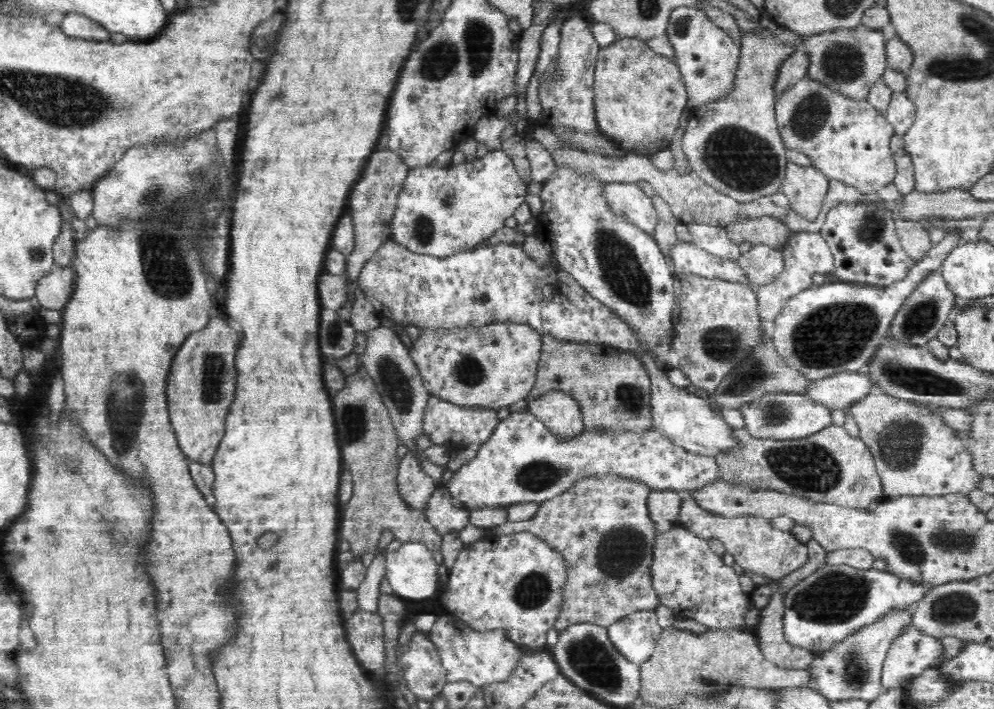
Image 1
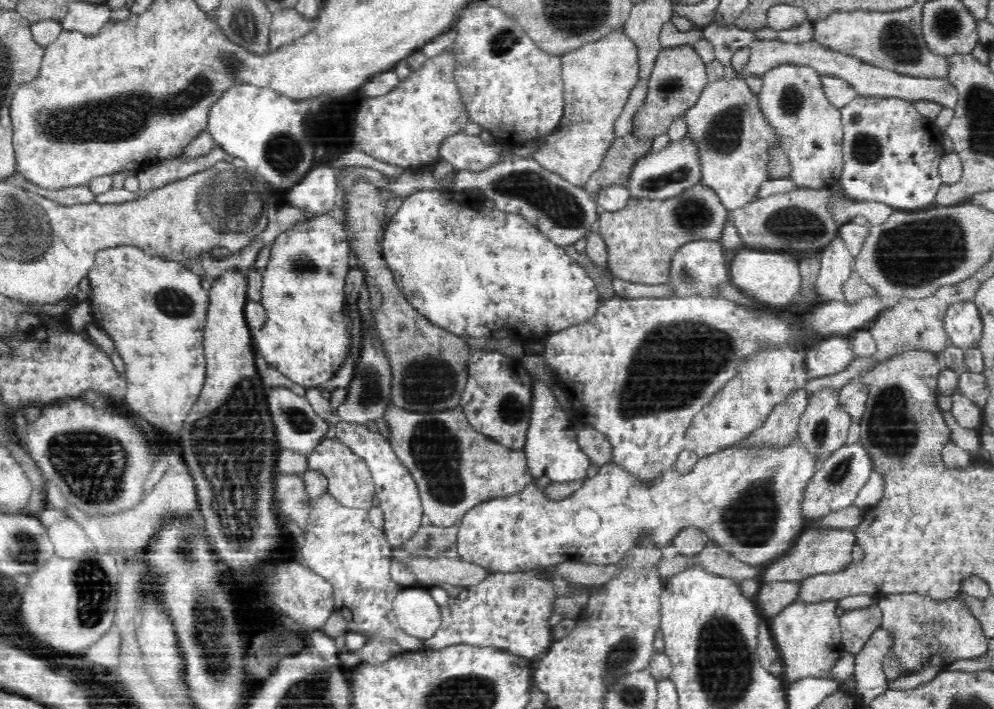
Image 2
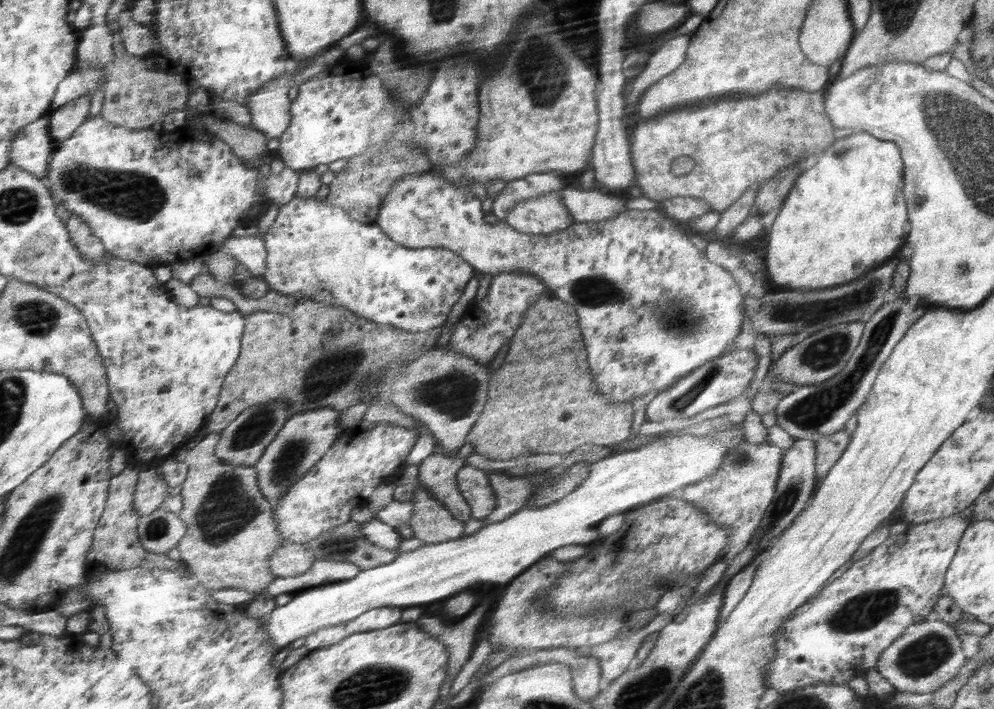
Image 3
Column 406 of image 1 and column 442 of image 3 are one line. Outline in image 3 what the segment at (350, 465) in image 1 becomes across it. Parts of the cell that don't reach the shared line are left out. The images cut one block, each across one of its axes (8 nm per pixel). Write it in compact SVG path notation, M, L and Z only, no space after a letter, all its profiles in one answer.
M415 481L412 486L415 492L410 501L415 505L409 524L414 536L426 544L461 538L466 532L466 523L456 519L453 512L437 500L424 484Z

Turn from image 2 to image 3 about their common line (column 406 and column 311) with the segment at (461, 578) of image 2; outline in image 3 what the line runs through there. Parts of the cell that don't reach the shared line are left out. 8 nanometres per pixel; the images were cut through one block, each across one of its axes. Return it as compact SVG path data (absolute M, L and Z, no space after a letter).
M285 543L270 557L270 568L276 577L304 575L316 562L315 553L302 543Z

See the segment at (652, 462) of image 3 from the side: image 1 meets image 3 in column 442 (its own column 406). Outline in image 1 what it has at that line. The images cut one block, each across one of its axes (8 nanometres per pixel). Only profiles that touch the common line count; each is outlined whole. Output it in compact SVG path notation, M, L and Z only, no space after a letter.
M403 542L393 552L385 552L385 576L392 587L395 596L409 600L434 598L438 592L438 564L434 552L421 542Z

